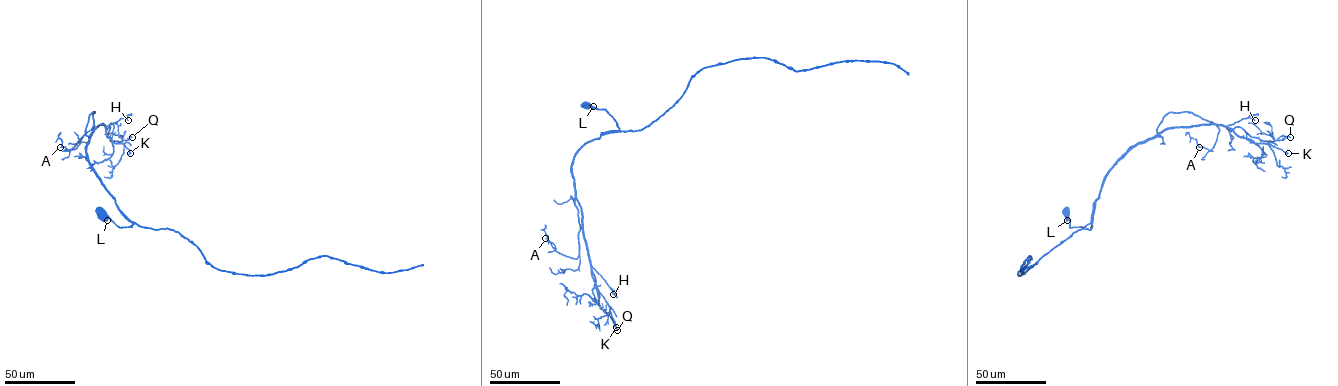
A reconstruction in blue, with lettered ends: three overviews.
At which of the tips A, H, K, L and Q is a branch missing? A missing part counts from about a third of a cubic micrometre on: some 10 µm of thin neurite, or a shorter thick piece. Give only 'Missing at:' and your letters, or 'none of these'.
Missing at: none of these

